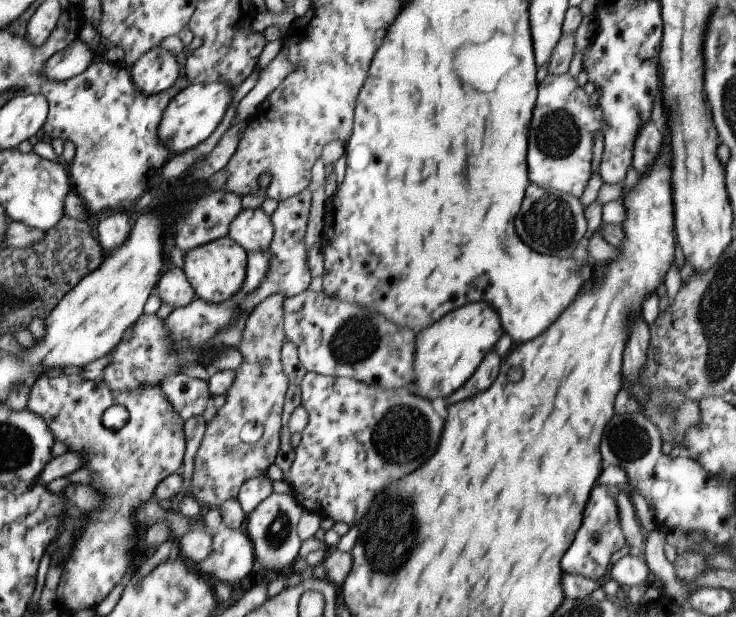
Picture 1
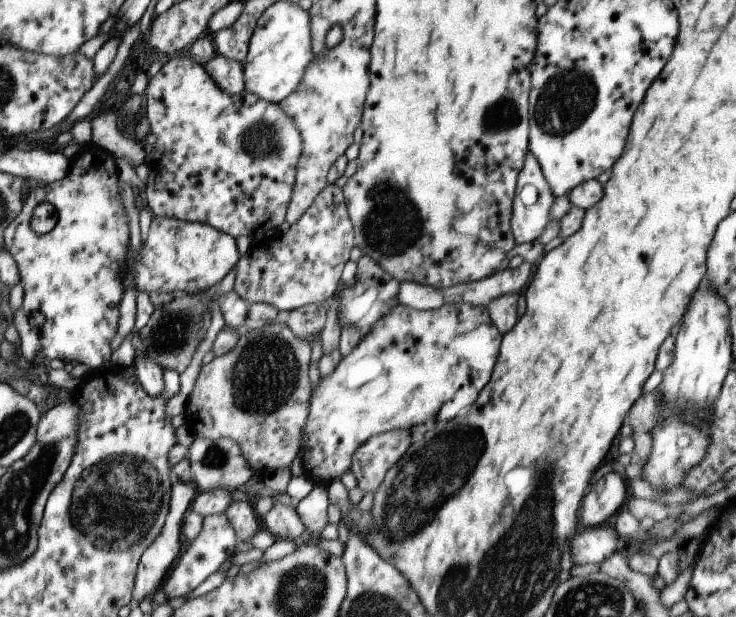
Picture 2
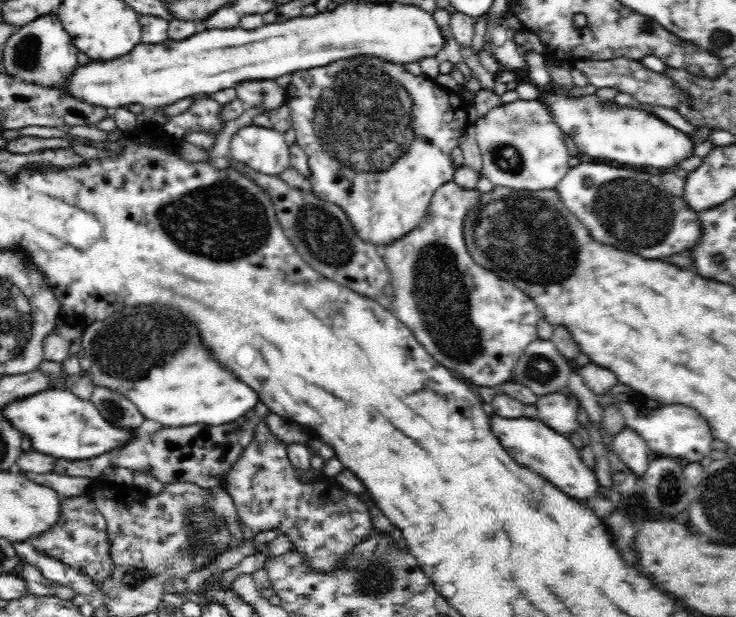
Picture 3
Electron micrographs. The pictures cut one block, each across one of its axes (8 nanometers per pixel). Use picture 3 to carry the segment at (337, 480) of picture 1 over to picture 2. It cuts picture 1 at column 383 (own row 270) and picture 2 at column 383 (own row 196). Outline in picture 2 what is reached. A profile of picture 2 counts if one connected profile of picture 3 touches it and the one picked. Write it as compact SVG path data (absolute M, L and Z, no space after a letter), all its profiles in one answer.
M393 430L371 436L365 444L355 448L351 456L351 474L357 480L357 488L363 490L363 494L377 492L387 470L401 460L411 444L413 440L407 430Z

